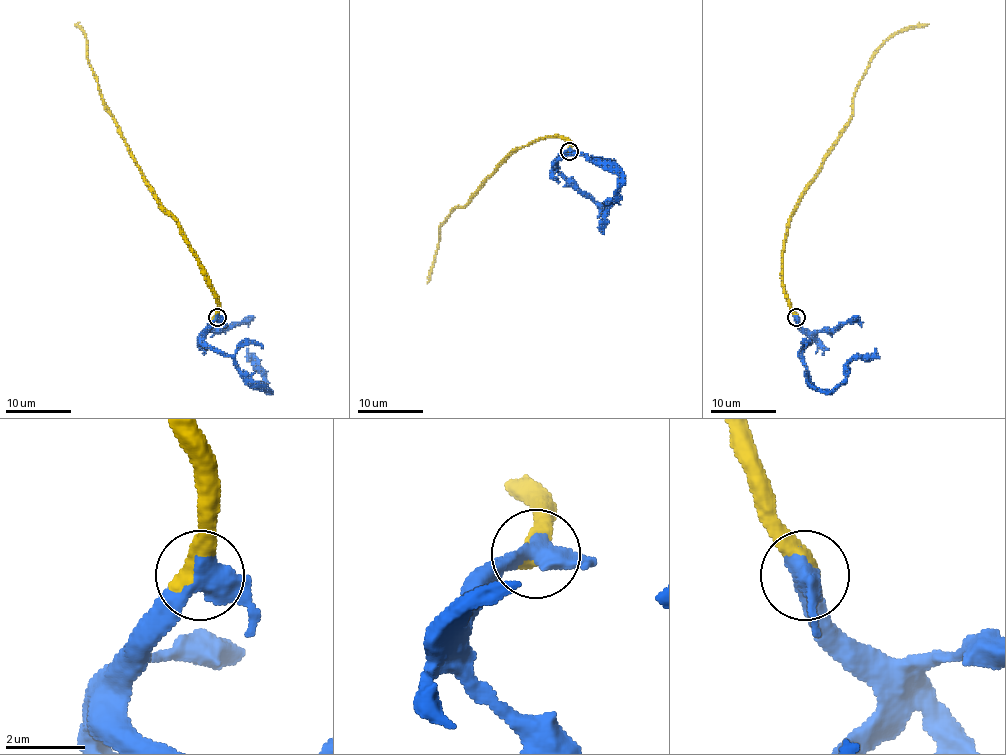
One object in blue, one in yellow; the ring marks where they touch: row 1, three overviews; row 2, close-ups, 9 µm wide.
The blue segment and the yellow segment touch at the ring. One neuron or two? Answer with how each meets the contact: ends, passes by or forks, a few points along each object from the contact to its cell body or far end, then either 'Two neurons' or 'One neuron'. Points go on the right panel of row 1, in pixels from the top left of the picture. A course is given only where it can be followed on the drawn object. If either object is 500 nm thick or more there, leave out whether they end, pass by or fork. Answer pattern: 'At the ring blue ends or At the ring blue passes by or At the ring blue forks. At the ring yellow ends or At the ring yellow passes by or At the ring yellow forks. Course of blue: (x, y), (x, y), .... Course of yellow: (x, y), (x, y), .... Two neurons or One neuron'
Course of blue: (796, 317), (809, 338), (801, 348), (806, 378), (822, 391), (832, 391), (850, 363), (868, 358), (876, 348). Course of yellow: (796, 317), (783, 279), (783, 242), (788, 219), (848, 120), (852, 99), (871, 55), (896, 34), (929, 24). One neuron

